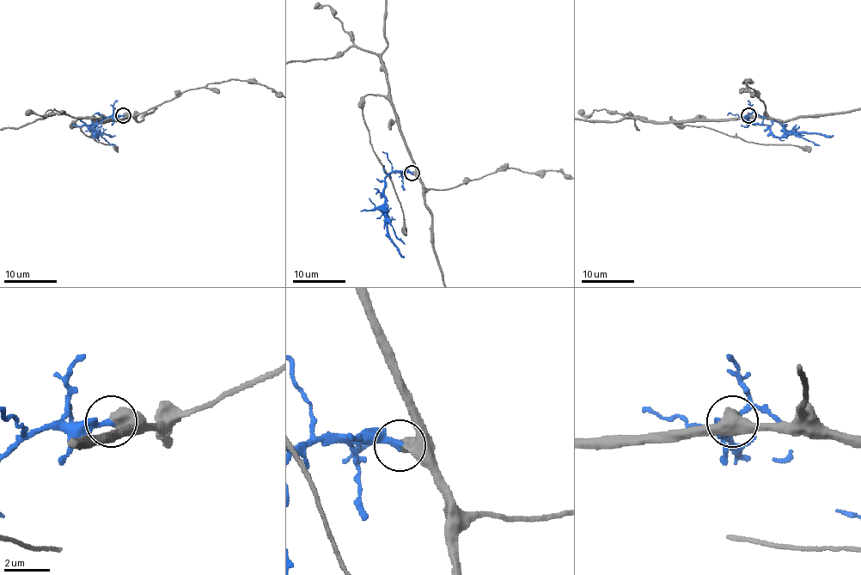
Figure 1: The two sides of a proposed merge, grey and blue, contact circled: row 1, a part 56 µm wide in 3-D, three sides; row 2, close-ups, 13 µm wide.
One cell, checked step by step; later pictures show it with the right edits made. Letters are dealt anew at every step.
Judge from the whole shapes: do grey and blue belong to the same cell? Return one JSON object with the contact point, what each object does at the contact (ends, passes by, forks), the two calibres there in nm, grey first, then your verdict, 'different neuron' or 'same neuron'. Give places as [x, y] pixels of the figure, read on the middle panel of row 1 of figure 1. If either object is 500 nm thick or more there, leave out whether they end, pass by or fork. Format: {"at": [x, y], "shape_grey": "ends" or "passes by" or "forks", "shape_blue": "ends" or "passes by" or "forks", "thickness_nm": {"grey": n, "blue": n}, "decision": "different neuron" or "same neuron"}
{"at": [412, 173], "thickness_nm": {"grey": 600, "blue": 280}, "decision": "different neuron"}

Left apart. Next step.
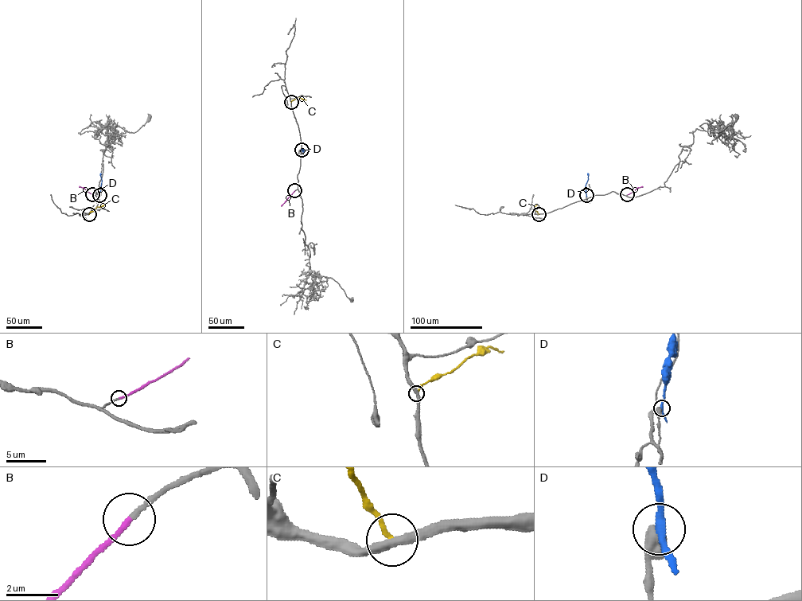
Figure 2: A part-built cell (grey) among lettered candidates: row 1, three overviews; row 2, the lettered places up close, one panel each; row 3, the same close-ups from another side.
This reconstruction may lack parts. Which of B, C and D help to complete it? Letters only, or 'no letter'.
B

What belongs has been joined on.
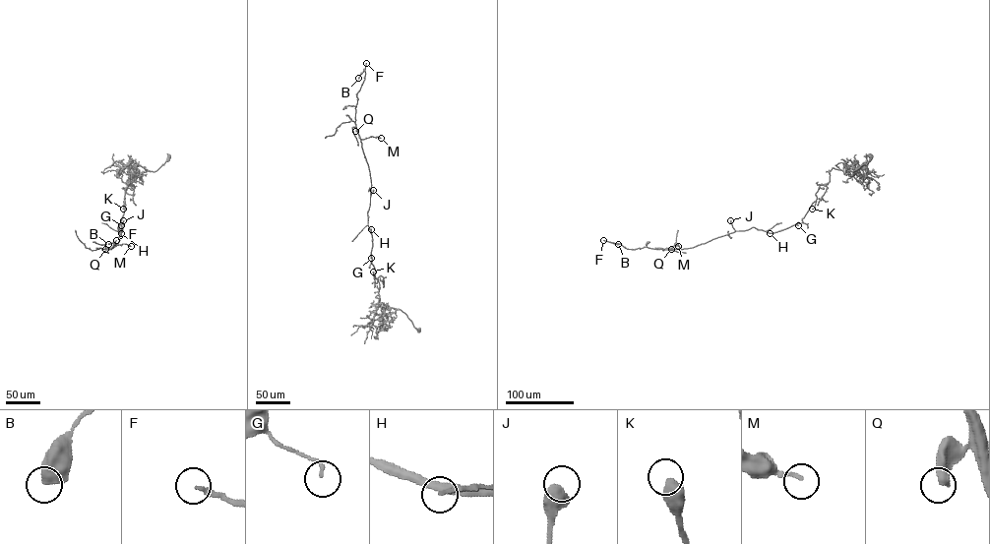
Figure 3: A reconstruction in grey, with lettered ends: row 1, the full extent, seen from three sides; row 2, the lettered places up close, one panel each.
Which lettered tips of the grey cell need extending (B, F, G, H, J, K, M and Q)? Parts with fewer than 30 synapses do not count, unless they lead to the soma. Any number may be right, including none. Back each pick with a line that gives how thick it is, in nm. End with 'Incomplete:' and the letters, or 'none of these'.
Incomplete: none of these

